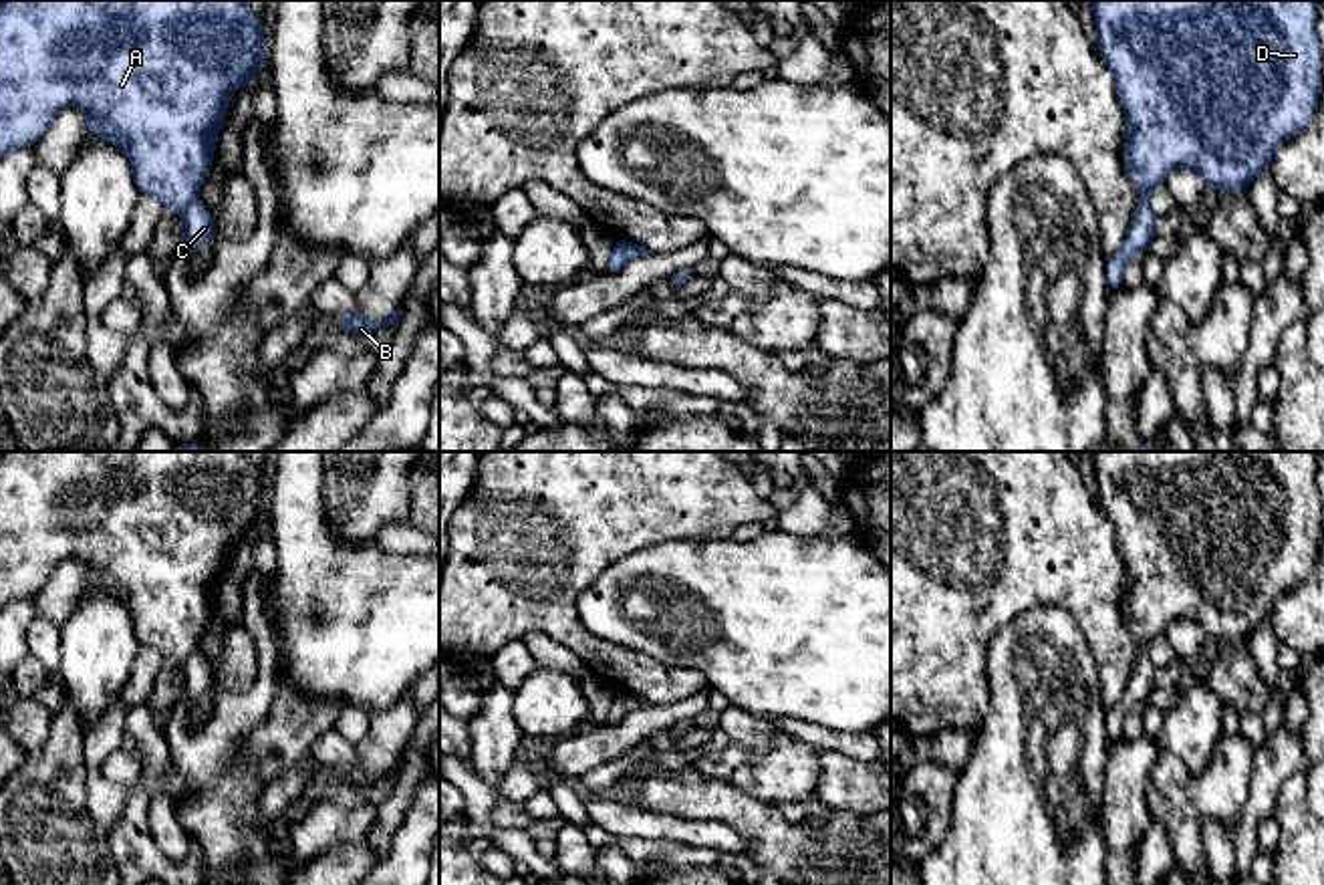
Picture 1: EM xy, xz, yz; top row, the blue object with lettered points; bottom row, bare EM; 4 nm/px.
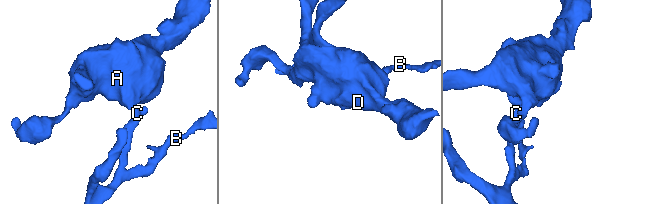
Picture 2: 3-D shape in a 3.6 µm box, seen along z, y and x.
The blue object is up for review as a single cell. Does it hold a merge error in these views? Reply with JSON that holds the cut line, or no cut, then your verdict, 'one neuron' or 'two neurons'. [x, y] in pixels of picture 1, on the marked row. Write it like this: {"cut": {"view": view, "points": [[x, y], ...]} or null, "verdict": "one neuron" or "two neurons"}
{"cut": {"view": "xy", "points": [[194, 198], [182, 210]]}, "verdict": "two neurons"}

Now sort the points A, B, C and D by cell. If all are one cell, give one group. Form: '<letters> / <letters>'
A D / B C

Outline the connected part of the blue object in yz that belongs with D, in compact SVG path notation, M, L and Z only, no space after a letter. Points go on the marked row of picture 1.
M1092 0L1098 52L1118 83L1118 97L1127 119L1124 165L1139 189L1141 202L1161 189L1165 177L1187 167L1203 175L1221 194L1245 194L1249 181L1270 165L1276 149L1300 133L1314 117L1322 81L1322 44L1318 40L1318 4L1314 0Z

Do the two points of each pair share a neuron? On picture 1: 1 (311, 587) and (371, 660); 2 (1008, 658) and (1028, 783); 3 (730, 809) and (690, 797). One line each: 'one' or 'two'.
1: one
2: one
3: one

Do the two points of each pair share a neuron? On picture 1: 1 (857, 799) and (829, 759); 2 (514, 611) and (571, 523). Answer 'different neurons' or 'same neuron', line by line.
1: same neuron
2: same neuron

